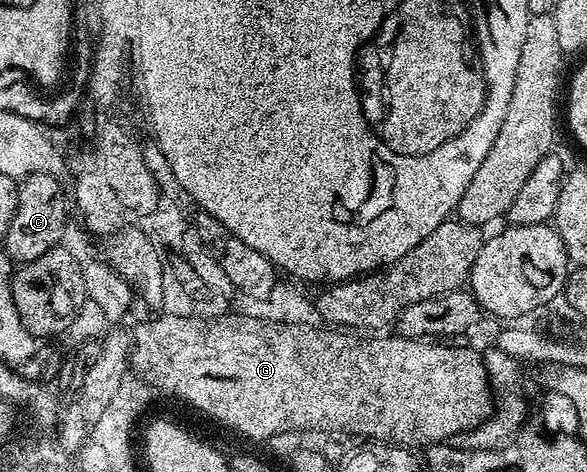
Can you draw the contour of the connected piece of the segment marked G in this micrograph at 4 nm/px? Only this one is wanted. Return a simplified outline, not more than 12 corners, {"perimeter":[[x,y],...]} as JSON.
{"perimeter":[[228,312],[131,366],[249,438],[445,444],[495,407],[482,355]]}

